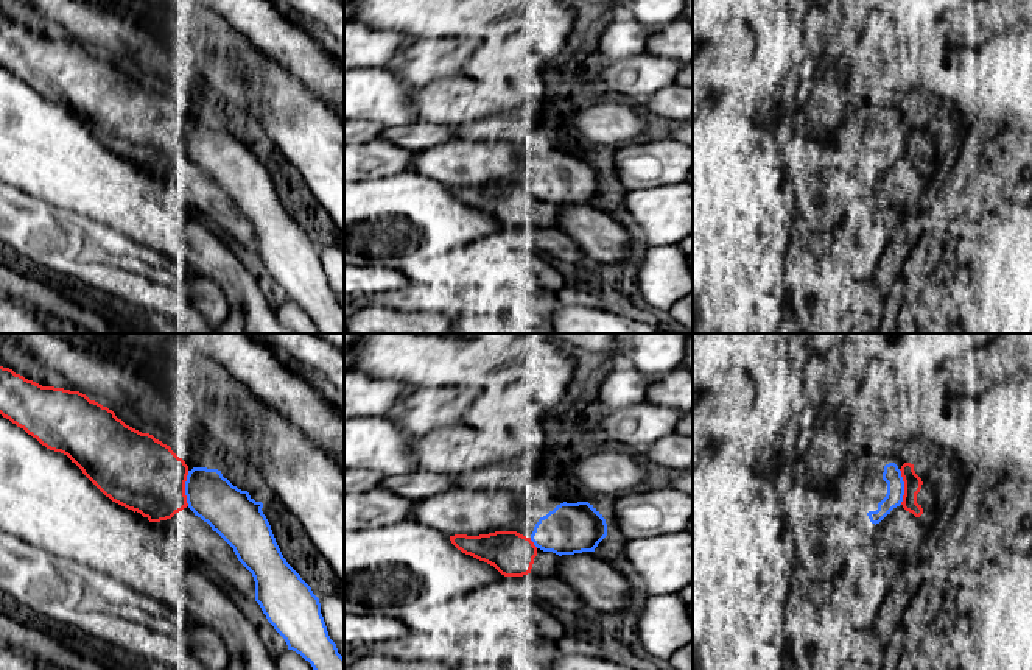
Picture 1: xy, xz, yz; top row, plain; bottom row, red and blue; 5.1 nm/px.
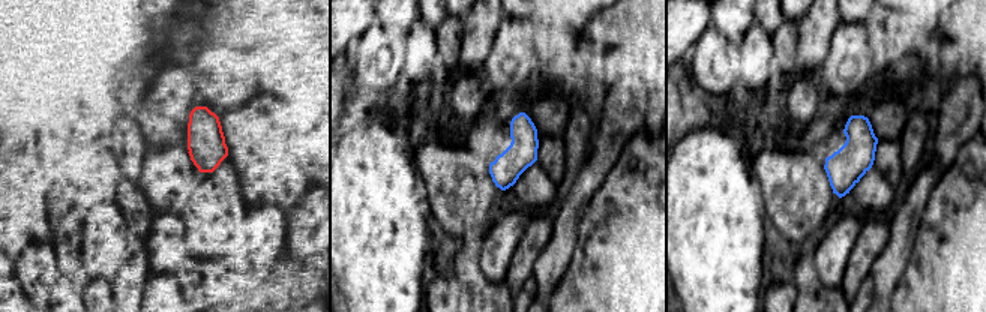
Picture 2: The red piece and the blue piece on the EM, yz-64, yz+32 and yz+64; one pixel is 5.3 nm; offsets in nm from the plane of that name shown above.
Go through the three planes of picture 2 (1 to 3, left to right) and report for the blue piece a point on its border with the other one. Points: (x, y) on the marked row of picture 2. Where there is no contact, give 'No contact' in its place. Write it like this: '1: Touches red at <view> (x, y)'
1: No contact
2: No contact
3: No contact

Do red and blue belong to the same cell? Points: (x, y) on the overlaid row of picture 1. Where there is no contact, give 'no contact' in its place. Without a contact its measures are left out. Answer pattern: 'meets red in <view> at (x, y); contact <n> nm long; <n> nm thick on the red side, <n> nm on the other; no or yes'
meets red in xy at (184, 488); contact 180 nm long; 380 nm thick on the red side, 240 nm on the other; no

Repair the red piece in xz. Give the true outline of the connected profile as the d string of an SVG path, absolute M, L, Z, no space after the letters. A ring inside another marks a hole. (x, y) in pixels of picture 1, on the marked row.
M495 531L479 536L455 534L451 544L465 555L493 566L504 577L531 573L537 547L517 531Z

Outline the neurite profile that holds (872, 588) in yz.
M878 569L859 577L851 608L851 622L859 629L872 629L876 611L892 586L893 580L886 572Z

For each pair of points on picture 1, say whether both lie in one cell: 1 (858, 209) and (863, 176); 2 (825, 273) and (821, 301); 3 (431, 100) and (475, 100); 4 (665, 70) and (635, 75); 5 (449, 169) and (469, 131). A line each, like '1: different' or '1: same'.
1: different
2: same
3: same
4: same
5: different

